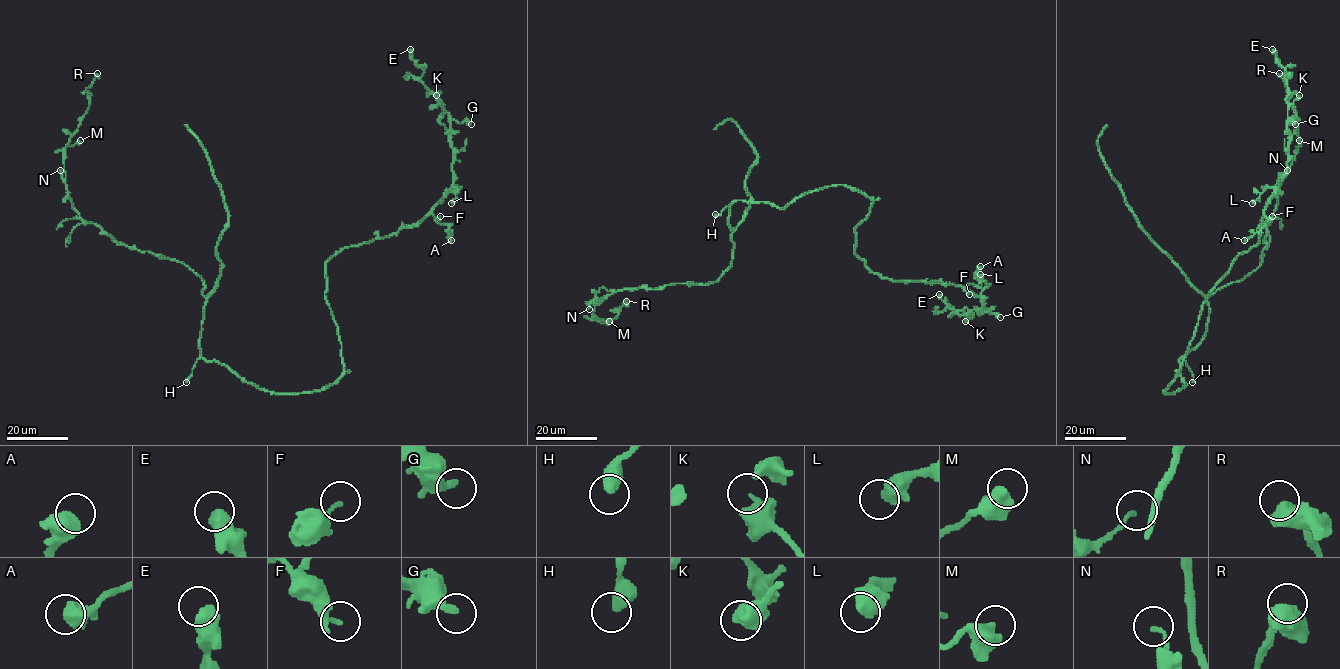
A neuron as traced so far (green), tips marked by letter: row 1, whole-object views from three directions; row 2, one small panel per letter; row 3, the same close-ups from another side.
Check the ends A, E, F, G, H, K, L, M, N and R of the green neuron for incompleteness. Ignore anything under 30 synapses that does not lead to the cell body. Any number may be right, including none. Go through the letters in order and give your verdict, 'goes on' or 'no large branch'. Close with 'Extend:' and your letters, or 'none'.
A: no large branch
E: no large branch
F: no large branch
G: no large branch
H: no large branch
K: no large branch
L: no large branch
M: no large branch
N: no large branch
R: no large branch
Extend: none

